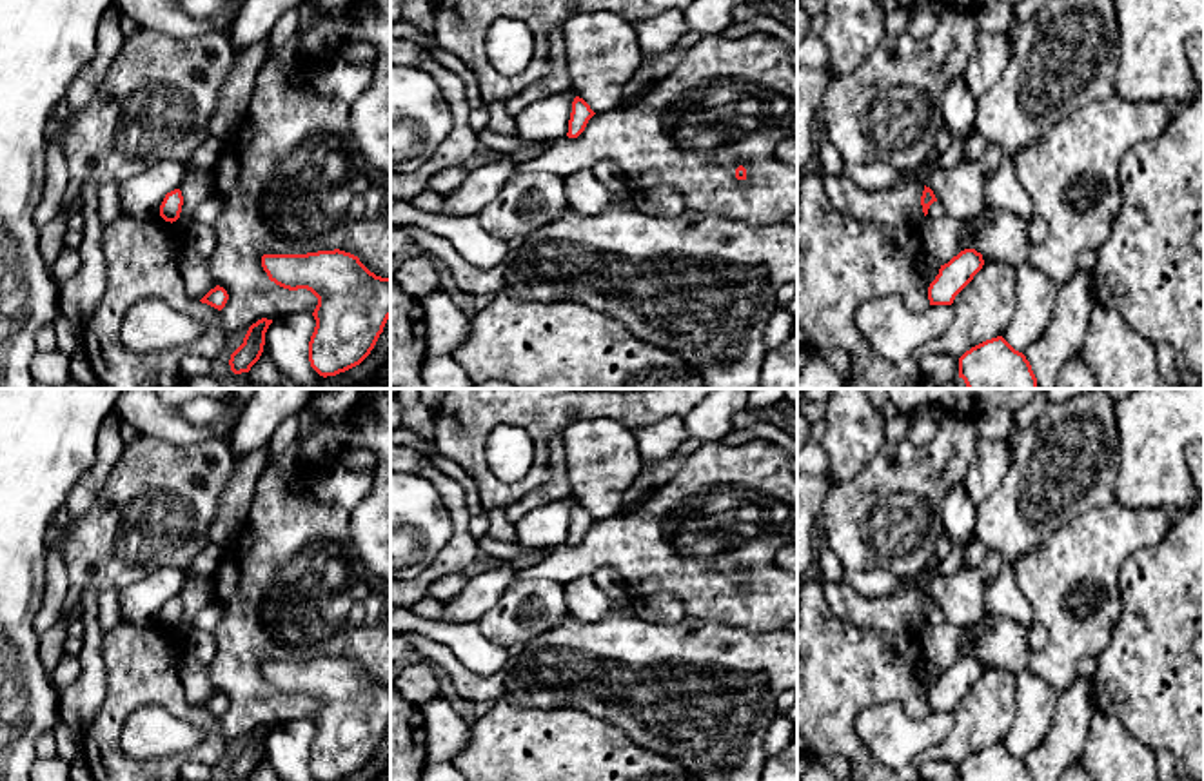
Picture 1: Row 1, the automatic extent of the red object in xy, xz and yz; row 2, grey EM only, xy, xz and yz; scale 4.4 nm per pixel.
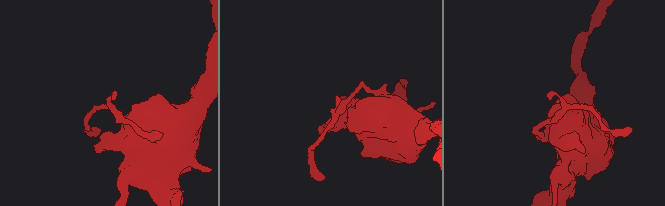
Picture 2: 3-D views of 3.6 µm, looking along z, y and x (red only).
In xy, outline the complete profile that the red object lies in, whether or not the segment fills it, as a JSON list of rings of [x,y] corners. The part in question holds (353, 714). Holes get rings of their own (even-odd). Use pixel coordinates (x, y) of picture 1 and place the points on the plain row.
[[[334,656],[307,661],[263,661],[262,674],[276,692],[307,696],[318,705],[309,748],[309,768],[318,781],[340,781],[360,772],[374,756],[390,725],[390,685],[370,679],[358,663]]]

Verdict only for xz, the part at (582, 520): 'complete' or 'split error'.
complete

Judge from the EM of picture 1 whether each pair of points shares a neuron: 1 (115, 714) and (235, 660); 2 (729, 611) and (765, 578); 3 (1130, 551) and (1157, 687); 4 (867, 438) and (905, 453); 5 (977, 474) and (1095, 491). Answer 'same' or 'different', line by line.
1: different
2: same
3: same
4: different
5: different

